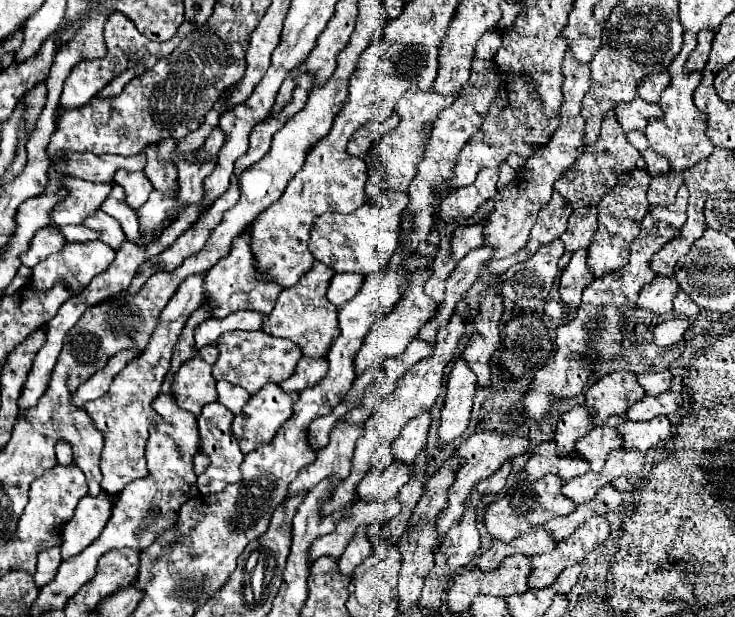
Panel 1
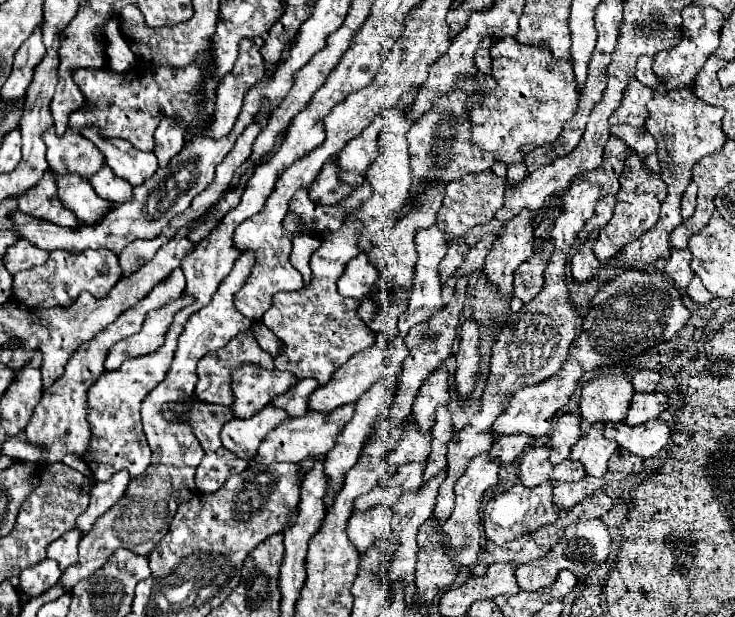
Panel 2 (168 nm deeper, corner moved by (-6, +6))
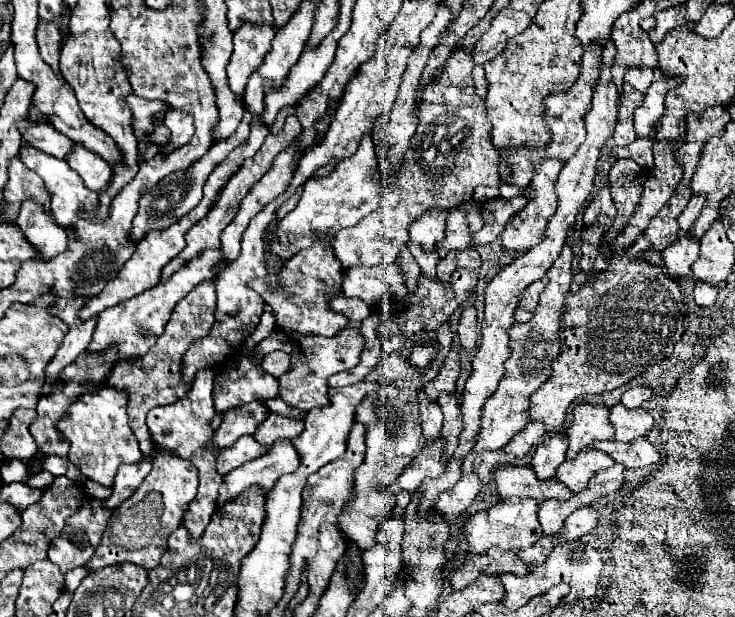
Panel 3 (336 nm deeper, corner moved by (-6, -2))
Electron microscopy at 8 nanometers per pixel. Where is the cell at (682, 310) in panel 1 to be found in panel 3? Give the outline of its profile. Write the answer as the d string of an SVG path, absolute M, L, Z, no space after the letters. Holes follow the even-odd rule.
M696 282L694 288L694 300L698 306L712 306L718 298L718 288L706 282Z

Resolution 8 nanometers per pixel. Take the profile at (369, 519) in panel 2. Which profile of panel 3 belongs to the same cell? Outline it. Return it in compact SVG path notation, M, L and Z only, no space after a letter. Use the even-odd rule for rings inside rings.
M448 324L428 334L420 332L414 336L412 352L408 338L402 350L388 354L364 378L368 382L376 380L380 388L376 392L370 392L370 396L366 396L366 400L362 400L360 406L356 408L356 422L364 424L366 428L366 458L362 466L356 470L354 500L340 516L344 532L348 532L350 540L356 540L360 550L370 550L374 546L382 520L386 520L386 516L390 516L390 512L396 508L396 494L392 492L392 486L396 484L402 470L426 446L426 438L420 426L418 390L424 388L428 380L438 374L442 360L450 352L450 344L452 344L452 332Z

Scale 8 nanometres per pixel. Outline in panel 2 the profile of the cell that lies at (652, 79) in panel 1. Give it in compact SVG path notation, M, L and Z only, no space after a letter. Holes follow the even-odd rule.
M640 56L640 58L638 58L638 64L636 64L636 74L634 74L634 78L640 80L642 84L646 84L646 86L650 86L650 88L656 90L662 80L654 74L652 64L654 64L654 60L652 60L650 56Z

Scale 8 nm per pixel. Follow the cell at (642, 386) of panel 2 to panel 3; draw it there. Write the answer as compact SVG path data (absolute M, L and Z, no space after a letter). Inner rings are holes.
M646 386L630 388L630 390L626 390L626 392L622 394L622 404L624 404L626 408L630 408L630 410L632 410L632 408L640 408L642 402L650 400L650 396L652 396L652 390L646 388Z

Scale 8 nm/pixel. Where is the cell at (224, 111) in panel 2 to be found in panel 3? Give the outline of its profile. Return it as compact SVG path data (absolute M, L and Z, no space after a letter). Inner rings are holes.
M244 22L234 32L234 54L228 64L228 82L238 98L242 98L250 74L262 66L266 54L272 48L274 36L276 30L270 24Z

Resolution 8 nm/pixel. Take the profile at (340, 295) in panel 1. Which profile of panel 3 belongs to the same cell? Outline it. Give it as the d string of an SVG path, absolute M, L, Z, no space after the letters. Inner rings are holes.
M378 264L378 266L354 266L348 268L344 274L342 284L344 296L348 298L362 298L370 308L386 294L404 298L408 294L406 290L406 278L400 272L398 264Z

